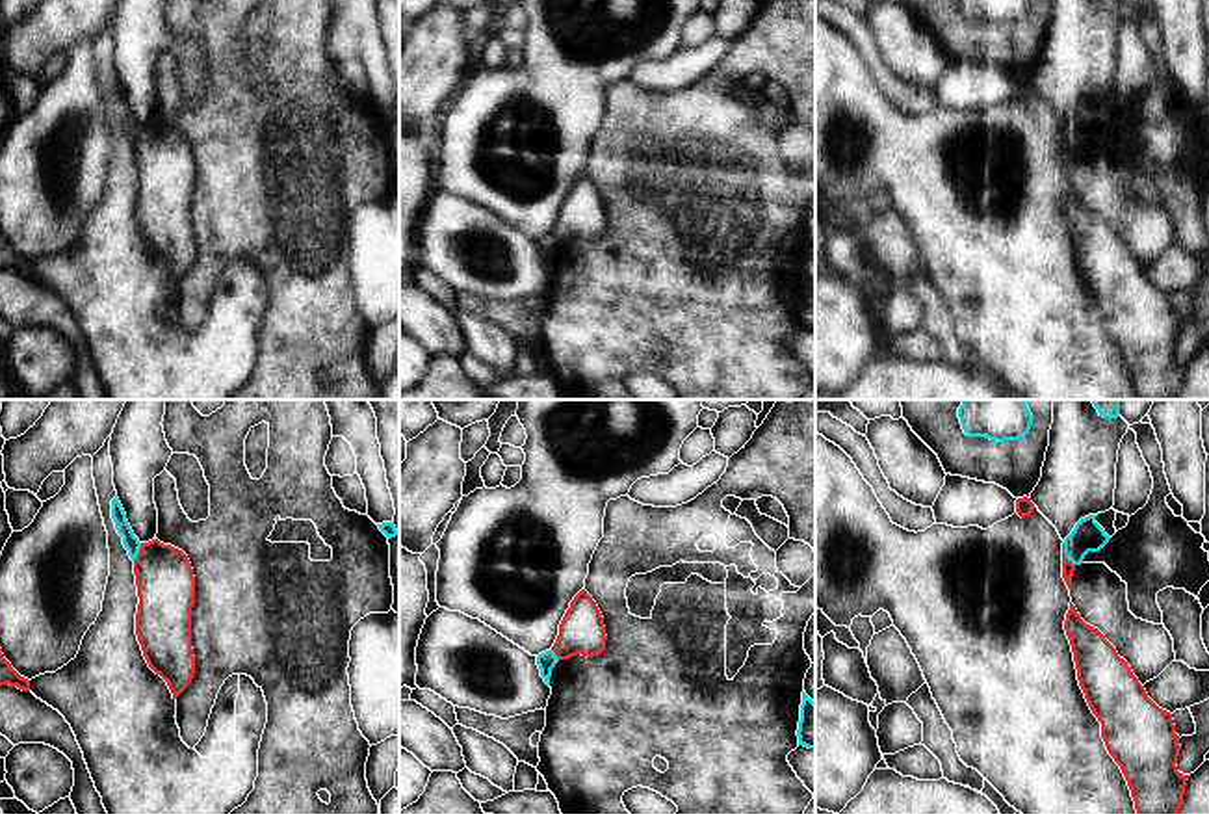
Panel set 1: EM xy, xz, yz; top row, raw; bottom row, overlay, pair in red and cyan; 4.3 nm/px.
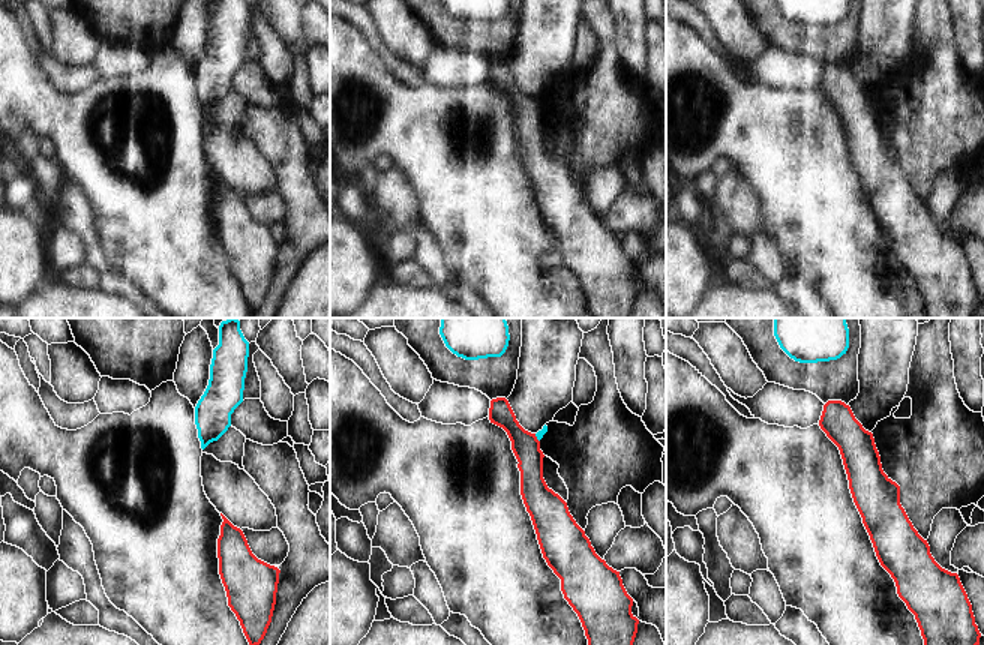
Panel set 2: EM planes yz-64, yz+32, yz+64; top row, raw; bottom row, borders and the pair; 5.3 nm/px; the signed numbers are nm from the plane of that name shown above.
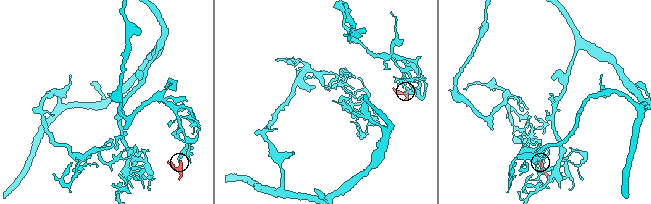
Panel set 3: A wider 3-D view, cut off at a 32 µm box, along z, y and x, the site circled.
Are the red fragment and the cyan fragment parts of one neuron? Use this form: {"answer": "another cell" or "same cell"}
{"answer": "another cell"}

